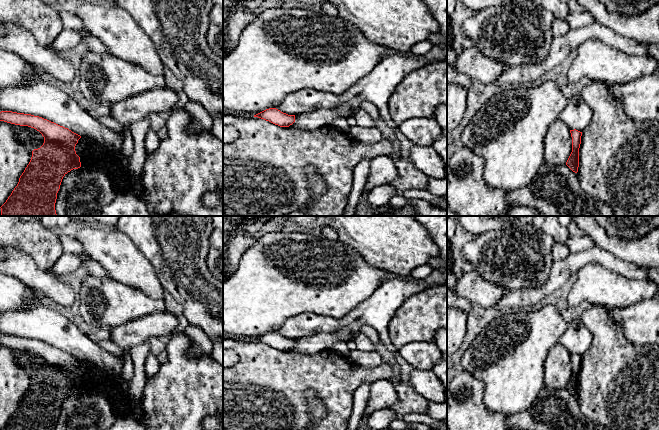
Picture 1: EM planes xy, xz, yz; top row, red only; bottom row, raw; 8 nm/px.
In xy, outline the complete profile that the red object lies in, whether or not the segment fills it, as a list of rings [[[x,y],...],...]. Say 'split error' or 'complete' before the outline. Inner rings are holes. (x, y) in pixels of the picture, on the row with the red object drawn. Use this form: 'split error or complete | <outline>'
complete | [[[1,111],[0,121],[34,128],[44,137],[43,145],[32,151],[31,160],[20,176],[17,186],[0,207],[1,216],[57,216],[55,203],[62,179],[71,170],[81,167],[80,157],[75,151],[81,136],[68,128],[31,114]]]

